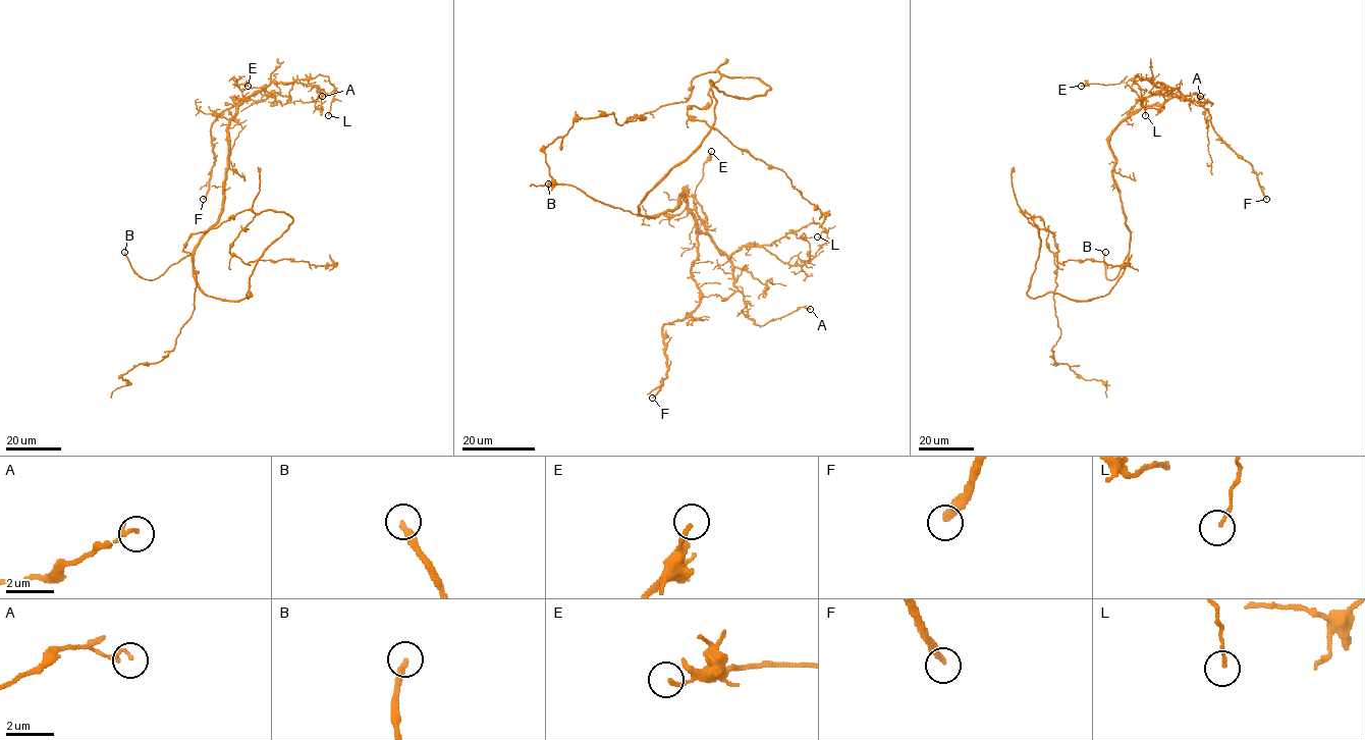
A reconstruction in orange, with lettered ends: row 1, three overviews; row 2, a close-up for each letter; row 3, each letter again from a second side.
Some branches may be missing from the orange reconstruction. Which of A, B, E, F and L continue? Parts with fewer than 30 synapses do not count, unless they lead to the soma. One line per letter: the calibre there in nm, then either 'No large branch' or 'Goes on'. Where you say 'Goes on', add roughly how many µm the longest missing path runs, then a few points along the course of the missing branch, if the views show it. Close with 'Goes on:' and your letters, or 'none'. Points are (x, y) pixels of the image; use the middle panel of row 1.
A: Thickness 160 nm. No large branch
B: Thickness 260 nm. Goes on. Missing length about 45 µm. Course of what is missing: (548, 183), (528, 195), (489, 195), (476, 177), (476, 164), (478, 151), (494, 136)
E: Thickness 170 nm. No large branch
F: Thickness 240 nm. Goes on. Missing length about 50 µm. Course of what is missing: (652, 398), (609, 424), (580, 427), (543, 422), (551, 425)
L: Thickness 110 nm. No large branch
Goes on: B, F

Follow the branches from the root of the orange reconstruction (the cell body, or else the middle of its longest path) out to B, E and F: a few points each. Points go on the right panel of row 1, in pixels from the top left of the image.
B: (1044, 294), (1078, 301), (1105, 296), (1122, 274), (1128, 256), (1118, 274), (1108, 279), (1105, 252)
E: (1044, 294), (1078, 301), (1105, 296), (1127, 262), (1130, 230), (1109, 138), (1142, 100), (1125, 82), (1081, 86)
F: (1044, 294), (1091, 300), (1122, 274), (1130, 230), (1109, 138), (1142, 107), (1196, 101), (1266, 199)

